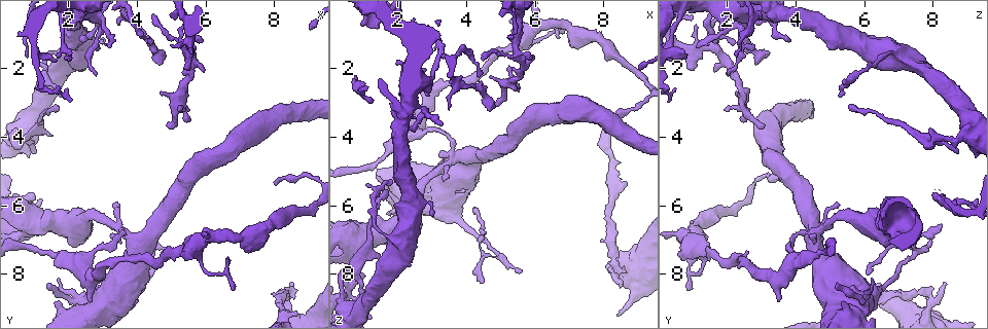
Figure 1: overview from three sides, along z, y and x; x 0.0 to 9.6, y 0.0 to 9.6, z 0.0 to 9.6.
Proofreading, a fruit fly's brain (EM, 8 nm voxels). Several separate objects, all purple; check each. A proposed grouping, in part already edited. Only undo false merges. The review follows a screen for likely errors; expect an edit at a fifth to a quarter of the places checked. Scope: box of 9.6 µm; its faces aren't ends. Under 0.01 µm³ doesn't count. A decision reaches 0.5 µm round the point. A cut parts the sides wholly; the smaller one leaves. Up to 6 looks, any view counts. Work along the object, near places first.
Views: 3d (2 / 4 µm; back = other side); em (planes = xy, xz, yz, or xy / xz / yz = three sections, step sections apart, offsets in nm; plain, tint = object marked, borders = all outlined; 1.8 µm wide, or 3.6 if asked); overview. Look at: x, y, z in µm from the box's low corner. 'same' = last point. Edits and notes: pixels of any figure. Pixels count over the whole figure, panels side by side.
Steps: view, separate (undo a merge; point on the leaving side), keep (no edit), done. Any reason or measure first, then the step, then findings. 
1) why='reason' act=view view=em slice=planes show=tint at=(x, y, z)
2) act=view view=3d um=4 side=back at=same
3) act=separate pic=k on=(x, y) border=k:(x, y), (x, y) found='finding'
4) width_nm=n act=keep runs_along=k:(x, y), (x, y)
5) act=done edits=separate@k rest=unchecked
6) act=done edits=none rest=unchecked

why='side arm on a straight run' act=view view=3d um=4 at=(3.40, 6.65, 4.80)

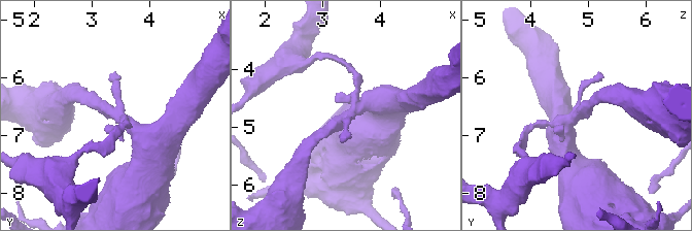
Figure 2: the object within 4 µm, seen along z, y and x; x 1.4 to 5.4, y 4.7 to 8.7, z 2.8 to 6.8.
act=view view=em slice=planes show=tint at=(3.40, 6.65, 4.80)

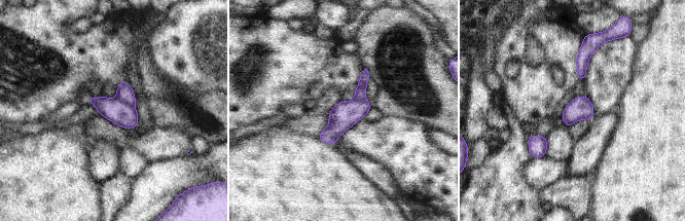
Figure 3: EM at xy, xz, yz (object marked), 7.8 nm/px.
act=separate pic=3 on=(124, 93) found='a second cell is stuck on'

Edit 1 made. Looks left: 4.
why='thin neck' act=view view=3d um=2 side=back at=(4.60, 7.20, 7.50)

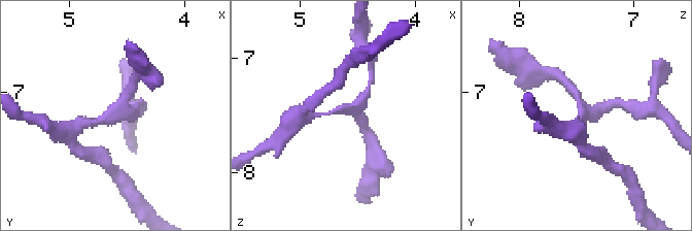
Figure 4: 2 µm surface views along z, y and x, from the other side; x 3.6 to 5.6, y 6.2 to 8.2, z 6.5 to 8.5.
why='need the tissue' act=view view=em slice=planes show=tint at=(4.68, 7.22, 7.46)

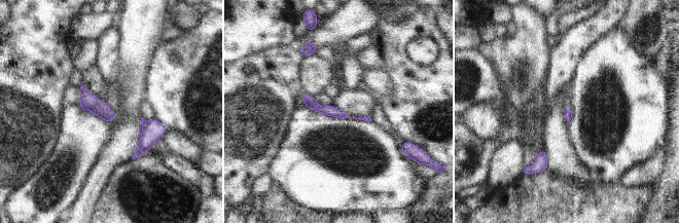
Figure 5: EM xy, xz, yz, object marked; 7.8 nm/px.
act=keep runs_along=5:(306, 97), (316, 107), (342, 115) found='continuous, no second cell'

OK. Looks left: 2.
why='a fork' act=view view=em slice=planes show=tint at=(8.35, 8.85, 7.95)

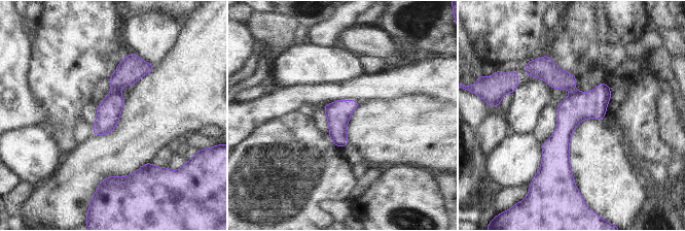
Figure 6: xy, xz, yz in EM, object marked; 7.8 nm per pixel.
act=separate pic=6 on=(132, 68) found='two cells meet here'

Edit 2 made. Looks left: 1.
act=done edits=separate@3,separate@6 rest=unchecked

